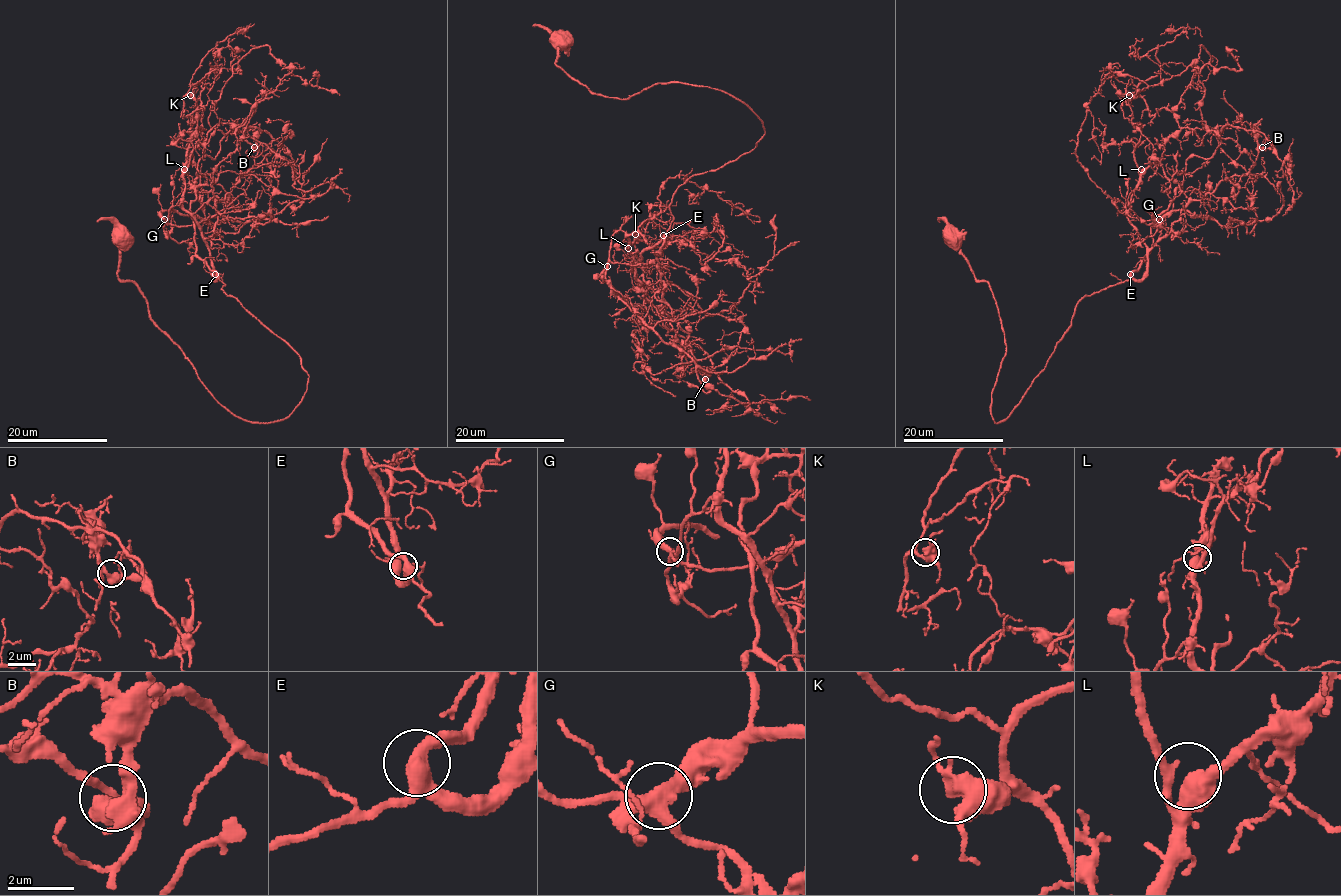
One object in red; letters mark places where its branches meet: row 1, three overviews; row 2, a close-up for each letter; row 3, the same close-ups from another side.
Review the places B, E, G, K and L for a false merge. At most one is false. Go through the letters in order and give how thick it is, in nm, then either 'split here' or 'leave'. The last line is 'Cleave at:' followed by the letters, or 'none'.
B: 400 nm | leave
E: 400 nm | leave
G: 400 nm | split here
K: 360 nm | leave
L: 400 nm | leave
Cleave at: G

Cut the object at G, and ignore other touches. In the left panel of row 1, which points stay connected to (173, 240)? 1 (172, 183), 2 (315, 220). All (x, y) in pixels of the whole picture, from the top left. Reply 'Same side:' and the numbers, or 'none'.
Same side: 1

